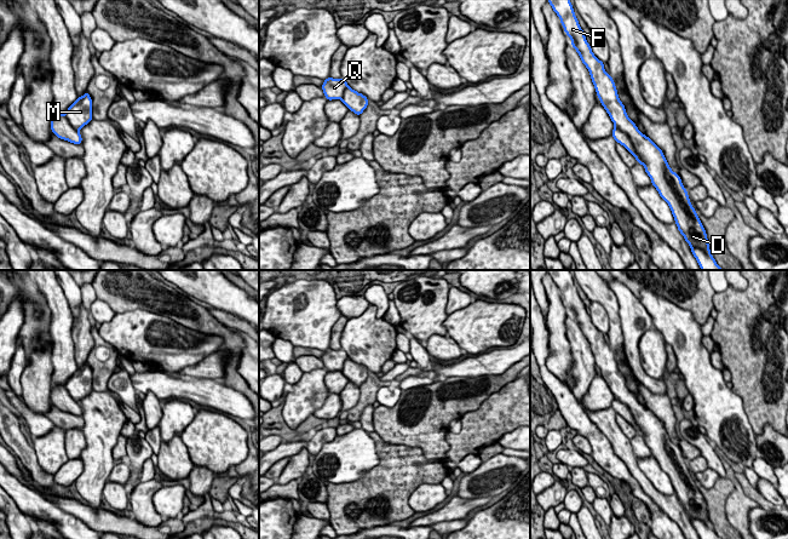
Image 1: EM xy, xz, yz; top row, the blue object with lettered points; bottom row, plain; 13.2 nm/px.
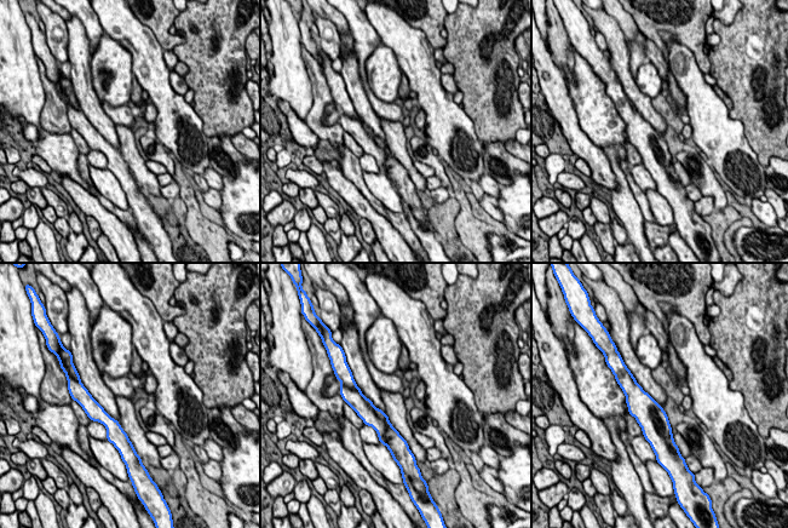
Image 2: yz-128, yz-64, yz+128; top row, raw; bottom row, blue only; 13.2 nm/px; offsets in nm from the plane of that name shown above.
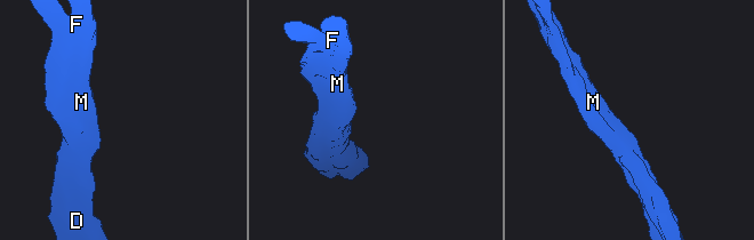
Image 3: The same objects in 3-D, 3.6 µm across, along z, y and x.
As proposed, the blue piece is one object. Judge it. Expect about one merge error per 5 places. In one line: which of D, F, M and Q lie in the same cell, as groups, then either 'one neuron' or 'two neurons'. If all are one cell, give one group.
groups D F M Q; one neuron

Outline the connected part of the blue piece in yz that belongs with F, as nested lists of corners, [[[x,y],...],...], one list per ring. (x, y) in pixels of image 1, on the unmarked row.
[[[570,270],[547,271],[559,288],[565,305],[570,309],[571,317],[588,340],[596,365],[615,396],[611,407],[635,429],[638,435],[644,437],[651,455],[661,470],[669,476],[677,499],[689,515],[700,539],[720,539],[711,524],[707,504],[690,474],[679,446],[672,442],[663,423],[628,389],[619,369],[615,352],[605,343],[604,334],[592,323]]]

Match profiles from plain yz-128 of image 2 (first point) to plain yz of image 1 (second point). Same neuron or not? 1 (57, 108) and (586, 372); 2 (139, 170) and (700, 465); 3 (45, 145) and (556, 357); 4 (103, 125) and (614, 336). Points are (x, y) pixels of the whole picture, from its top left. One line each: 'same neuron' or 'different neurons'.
1: same neuron
2: different neurons
3: same neuron
4: different neurons

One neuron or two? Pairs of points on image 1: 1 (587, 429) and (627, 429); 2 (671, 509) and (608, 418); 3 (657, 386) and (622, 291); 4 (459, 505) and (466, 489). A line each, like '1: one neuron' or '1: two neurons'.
1: two neurons
2: one neuron
3: one neuron
4: two neurons

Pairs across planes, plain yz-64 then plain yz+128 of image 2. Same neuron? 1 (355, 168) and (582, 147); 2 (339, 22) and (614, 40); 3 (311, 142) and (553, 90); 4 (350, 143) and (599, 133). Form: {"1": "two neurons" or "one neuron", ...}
{"1": "one neuron", "2": "one neuron", "3": "one neuron", "4": "two neurons"}

